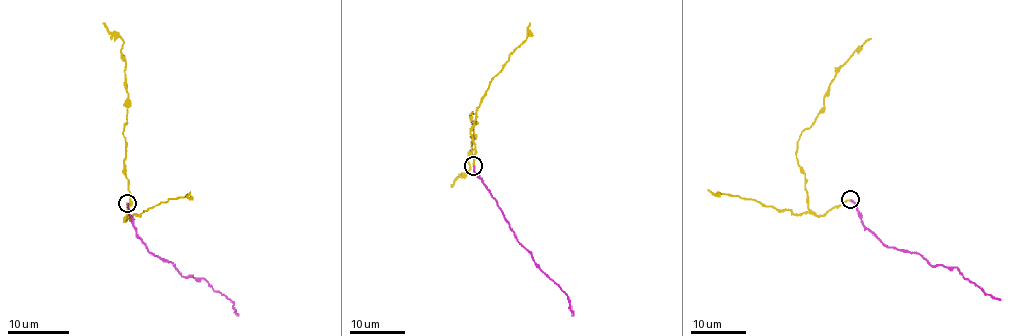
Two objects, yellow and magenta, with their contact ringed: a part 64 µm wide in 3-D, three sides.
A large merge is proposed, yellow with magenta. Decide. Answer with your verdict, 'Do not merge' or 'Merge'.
Merge

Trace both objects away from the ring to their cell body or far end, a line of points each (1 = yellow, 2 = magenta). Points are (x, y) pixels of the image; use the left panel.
1: (127, 202), (129, 214), (124, 220), (130, 193), (124, 162), (127, 88), (123, 40), (114, 37), (103, 22)
2: (127, 204), (133, 228), (154, 254), (172, 263), (184, 277), (203, 278), (233, 303), (239, 315)

